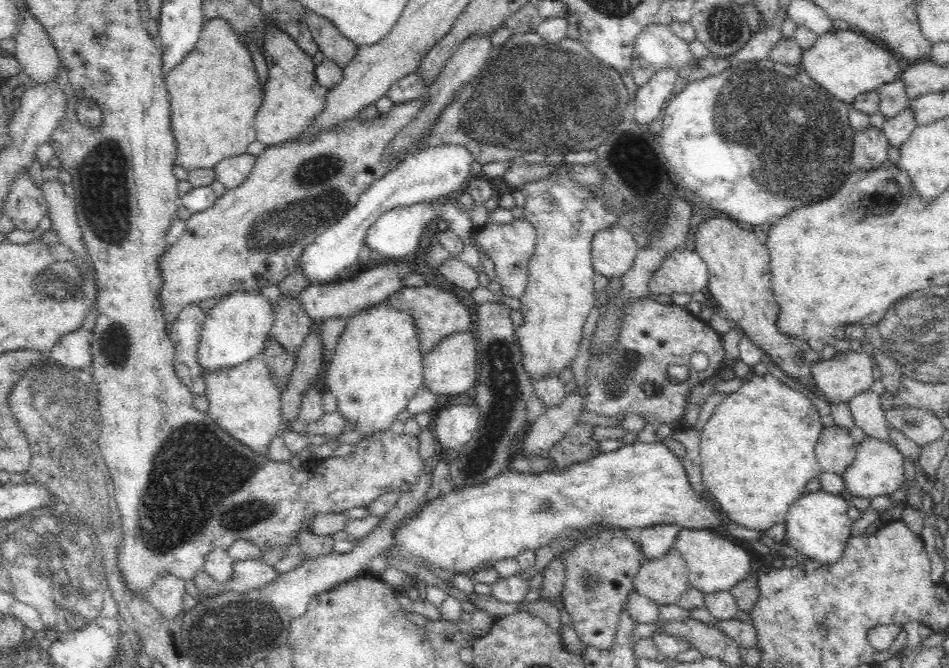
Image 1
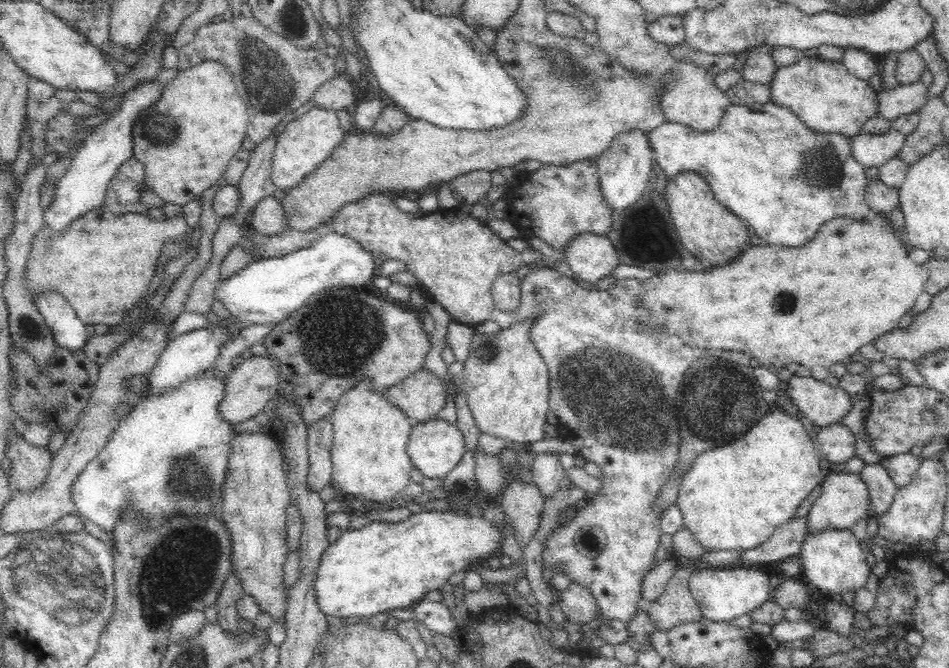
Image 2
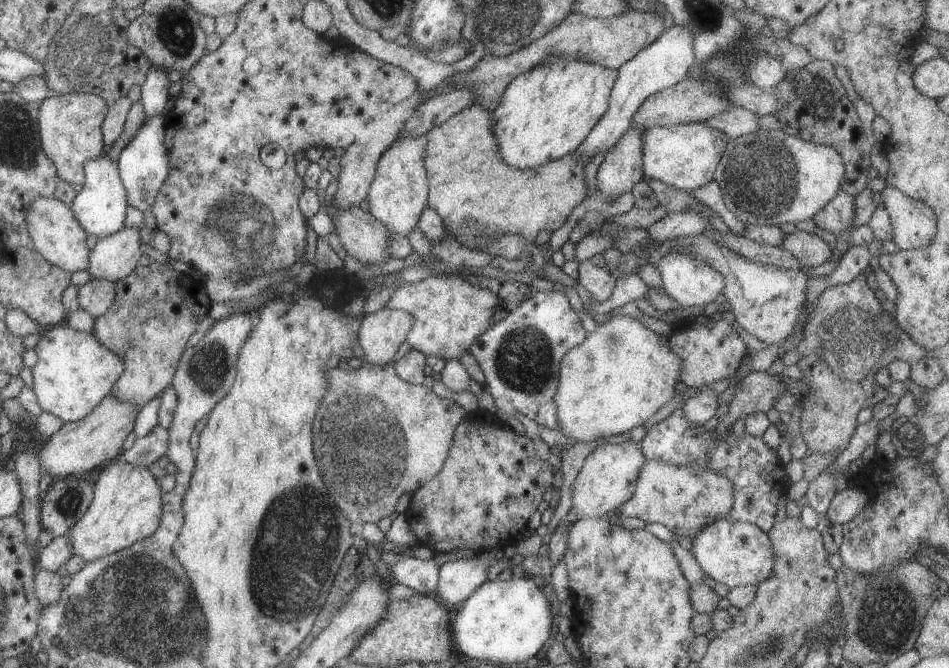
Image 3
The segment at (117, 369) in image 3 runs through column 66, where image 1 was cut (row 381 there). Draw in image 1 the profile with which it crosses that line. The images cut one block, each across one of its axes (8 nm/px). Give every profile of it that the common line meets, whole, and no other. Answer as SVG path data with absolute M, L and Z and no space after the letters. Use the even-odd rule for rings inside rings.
M380 302L358 310L348 317L338 344L328 362L324 382L330 393L337 398L337 412L346 421L356 425L356 434L366 439L388 431L398 414L407 410L408 402L423 384L423 356L414 319L407 312L398 312L390 302Z

